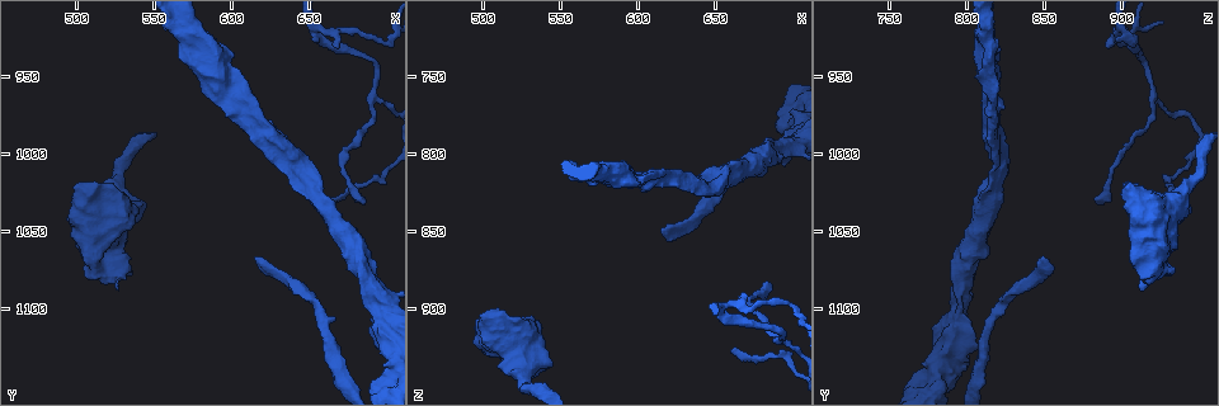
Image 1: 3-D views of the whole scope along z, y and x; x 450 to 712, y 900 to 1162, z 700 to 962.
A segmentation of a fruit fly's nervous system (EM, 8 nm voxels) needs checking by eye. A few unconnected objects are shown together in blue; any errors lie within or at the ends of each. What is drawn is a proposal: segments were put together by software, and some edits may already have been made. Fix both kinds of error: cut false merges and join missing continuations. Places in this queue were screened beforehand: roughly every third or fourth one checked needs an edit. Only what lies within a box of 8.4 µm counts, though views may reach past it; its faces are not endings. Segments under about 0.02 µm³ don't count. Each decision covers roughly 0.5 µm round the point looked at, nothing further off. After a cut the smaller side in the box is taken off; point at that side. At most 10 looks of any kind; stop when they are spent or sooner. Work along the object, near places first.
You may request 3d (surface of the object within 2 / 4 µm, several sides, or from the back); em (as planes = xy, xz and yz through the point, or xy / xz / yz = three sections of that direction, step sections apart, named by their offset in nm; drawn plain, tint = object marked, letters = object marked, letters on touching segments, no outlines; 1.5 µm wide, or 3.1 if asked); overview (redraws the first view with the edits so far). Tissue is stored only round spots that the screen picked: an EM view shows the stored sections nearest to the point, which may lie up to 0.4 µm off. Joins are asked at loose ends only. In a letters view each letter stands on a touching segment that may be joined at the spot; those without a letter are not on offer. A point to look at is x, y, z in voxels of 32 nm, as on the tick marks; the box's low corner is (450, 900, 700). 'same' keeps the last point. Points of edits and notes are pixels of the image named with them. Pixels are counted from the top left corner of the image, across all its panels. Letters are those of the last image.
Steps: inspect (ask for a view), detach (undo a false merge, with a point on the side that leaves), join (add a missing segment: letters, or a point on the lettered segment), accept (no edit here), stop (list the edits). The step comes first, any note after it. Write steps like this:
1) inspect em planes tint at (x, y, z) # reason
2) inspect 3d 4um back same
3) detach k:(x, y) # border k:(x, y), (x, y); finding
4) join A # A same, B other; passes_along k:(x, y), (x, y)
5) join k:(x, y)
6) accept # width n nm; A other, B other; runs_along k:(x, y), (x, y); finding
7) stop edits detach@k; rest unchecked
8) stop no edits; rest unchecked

inspect em yz step 4 letters at (654, 926, 904)

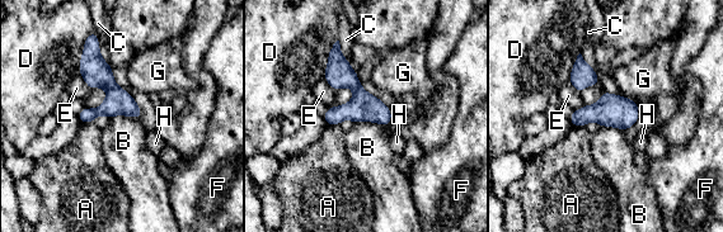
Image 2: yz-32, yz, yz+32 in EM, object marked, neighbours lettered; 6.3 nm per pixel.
accept # A other, B other, C other, D other, E other, F other, G other, H other; border 2:(353, 122), (379, 122), (385, 127); one cell here

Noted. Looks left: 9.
inspect 3d 2um at (616, 1068, 850) # branch stops here

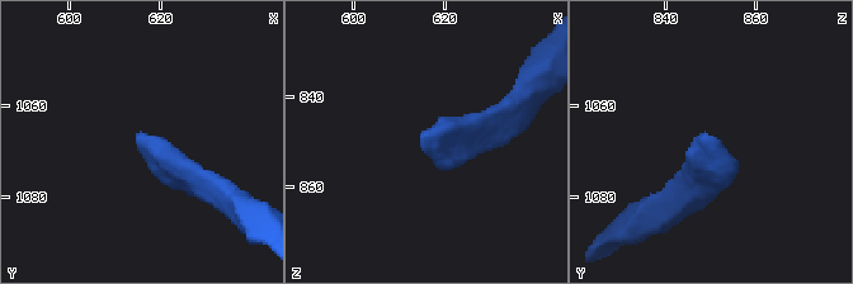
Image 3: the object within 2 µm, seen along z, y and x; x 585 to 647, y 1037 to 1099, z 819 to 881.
inspect em planes letters at (615, 1067, 849) # need the tissue

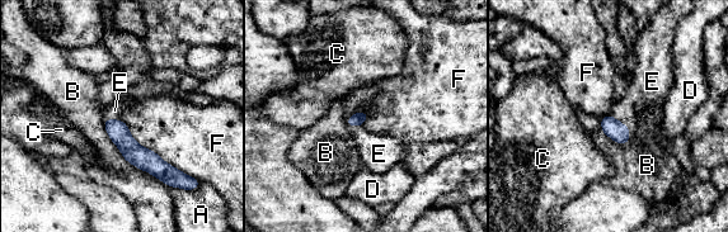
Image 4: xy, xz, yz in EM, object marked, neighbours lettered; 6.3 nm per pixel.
join E # A other, B other, C other, D other, E same, F other; passes_along 4:(616, 131), (620, 122), (646, 91); it goes on there

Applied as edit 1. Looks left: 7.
inspect overview

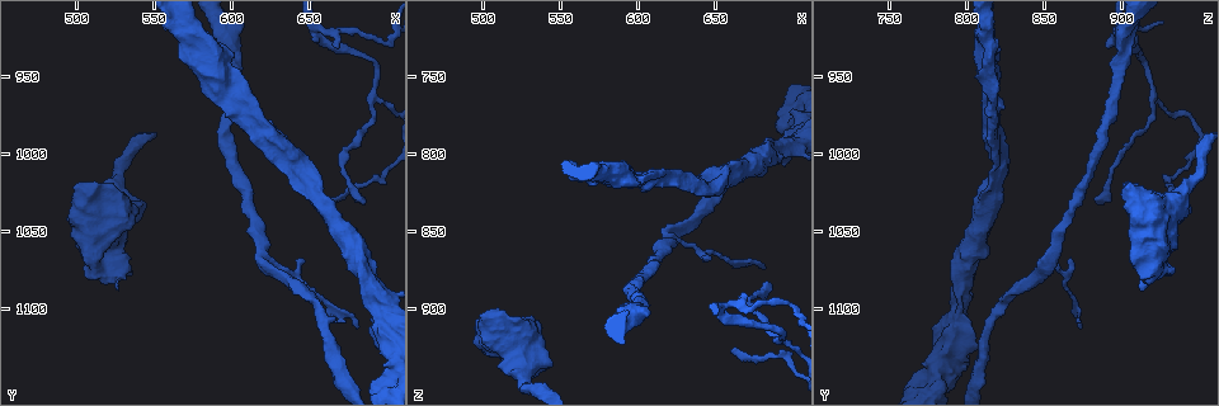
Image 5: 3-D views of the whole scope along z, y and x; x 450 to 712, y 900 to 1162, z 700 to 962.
inspect 3d 2um back at (688, 1030, 884) # tapers out

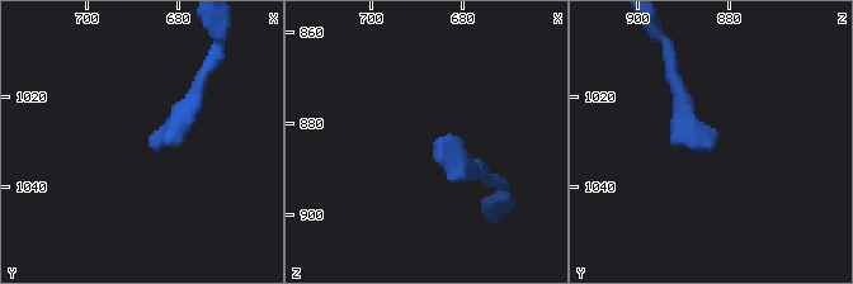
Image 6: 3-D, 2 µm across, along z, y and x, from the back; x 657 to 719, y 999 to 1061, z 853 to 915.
inspect em planes letters at (686, 1031, 883)

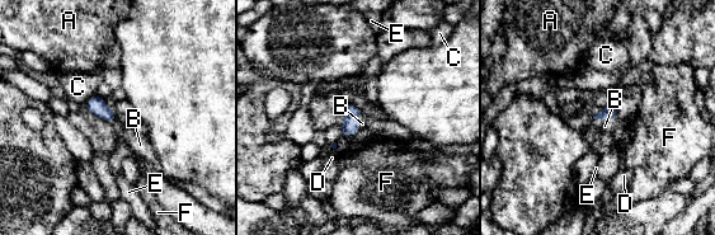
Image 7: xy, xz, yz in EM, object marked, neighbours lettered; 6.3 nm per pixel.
join B # A other, B same, C other, D other, E other, F other; passes_along 7:(608, 112), (605, 118), (605, 126); the cell continues

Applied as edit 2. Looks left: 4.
inspect 3d 4um at (700, 1116, 792) # thick turns thin

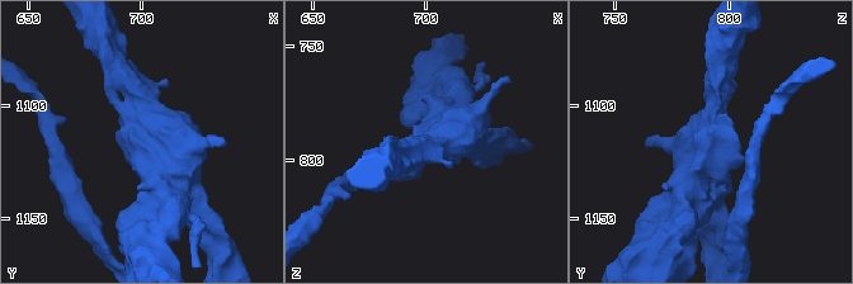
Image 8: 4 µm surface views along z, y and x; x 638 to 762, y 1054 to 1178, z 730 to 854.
inspect em yz step 4 tint at (699, 1114, 793) # arm_widths 340, 600 nm; now the EM

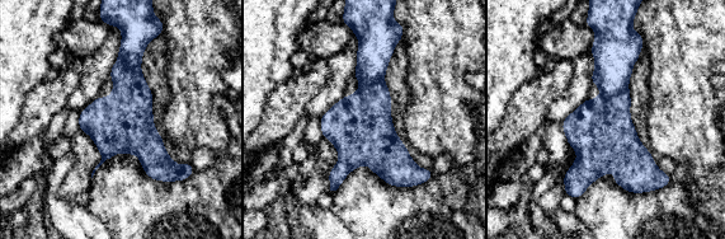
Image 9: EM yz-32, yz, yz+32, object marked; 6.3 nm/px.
inspect em xz step 4 letters same # cut it another way

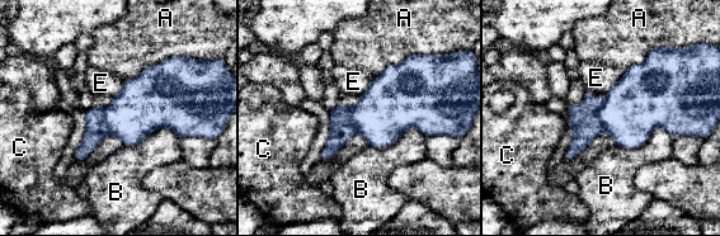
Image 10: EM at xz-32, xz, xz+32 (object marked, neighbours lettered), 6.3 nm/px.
detach 10:(97, 131) # A other, B other, C other, E other; border 10:(103, 109), (103, 122), (111, 133); a second cell is stuck on

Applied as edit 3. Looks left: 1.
stop edits join@4, join@7, detach@10; rest unchecked

